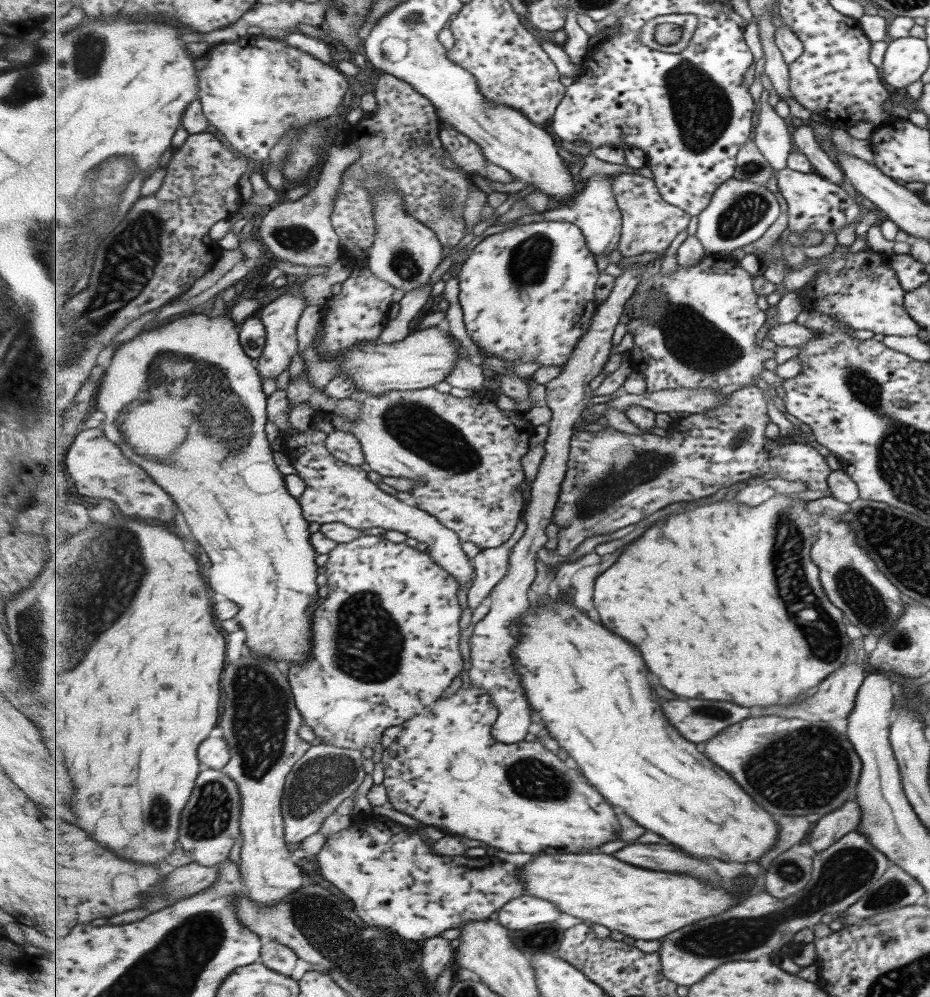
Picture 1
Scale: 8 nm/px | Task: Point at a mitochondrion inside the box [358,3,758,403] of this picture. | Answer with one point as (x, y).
(701, 110)

